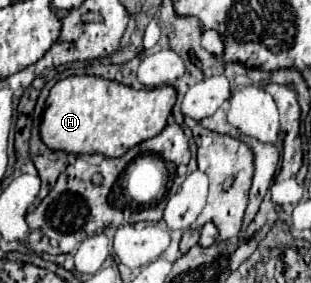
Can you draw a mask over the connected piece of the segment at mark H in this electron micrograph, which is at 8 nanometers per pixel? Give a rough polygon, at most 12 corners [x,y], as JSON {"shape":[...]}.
{"shape":[[171,86],[51,88],[51,150],[119,158],[165,128]]}

